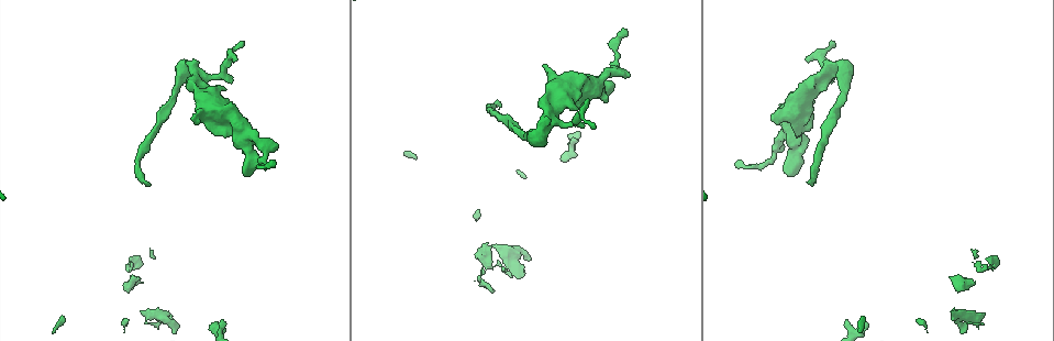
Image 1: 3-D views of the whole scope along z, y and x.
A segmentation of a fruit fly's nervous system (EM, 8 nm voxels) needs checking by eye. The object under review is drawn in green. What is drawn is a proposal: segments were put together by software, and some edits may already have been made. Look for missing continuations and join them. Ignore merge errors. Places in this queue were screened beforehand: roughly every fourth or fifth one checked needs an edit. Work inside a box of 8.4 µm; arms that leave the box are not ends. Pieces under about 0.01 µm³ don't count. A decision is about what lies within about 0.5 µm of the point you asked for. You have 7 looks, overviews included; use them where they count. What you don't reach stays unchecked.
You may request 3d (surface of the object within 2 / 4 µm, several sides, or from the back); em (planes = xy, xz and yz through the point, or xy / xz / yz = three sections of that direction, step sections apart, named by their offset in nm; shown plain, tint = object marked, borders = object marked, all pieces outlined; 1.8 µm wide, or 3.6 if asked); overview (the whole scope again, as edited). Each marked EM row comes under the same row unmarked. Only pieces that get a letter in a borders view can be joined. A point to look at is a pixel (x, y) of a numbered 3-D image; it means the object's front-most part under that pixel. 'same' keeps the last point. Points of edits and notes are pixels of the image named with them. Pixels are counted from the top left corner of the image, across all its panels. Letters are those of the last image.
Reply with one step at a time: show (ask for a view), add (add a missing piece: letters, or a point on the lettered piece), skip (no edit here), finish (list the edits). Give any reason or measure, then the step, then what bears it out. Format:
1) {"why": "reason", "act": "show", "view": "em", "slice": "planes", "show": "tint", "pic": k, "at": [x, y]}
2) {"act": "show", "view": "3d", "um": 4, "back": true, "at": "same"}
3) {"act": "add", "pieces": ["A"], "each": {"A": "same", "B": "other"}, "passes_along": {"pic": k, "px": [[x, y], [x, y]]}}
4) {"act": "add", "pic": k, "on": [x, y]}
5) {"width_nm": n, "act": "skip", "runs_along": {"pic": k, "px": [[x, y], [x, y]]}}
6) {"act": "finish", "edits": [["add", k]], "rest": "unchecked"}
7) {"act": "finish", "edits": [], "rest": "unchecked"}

{"why": "stops while still wide", "act": "show", "view": "em", "slice": "xy", "step": 8, "show": "tint", "pic": 1, "at": [247, 175]}

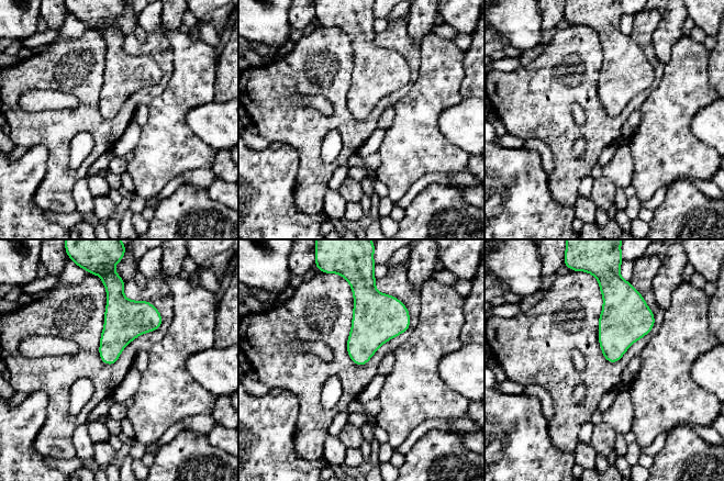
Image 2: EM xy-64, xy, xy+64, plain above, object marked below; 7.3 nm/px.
{"act": "show", "view": "em", "slice": "xy", "step": 8, "show": "borders", "at": "same"}

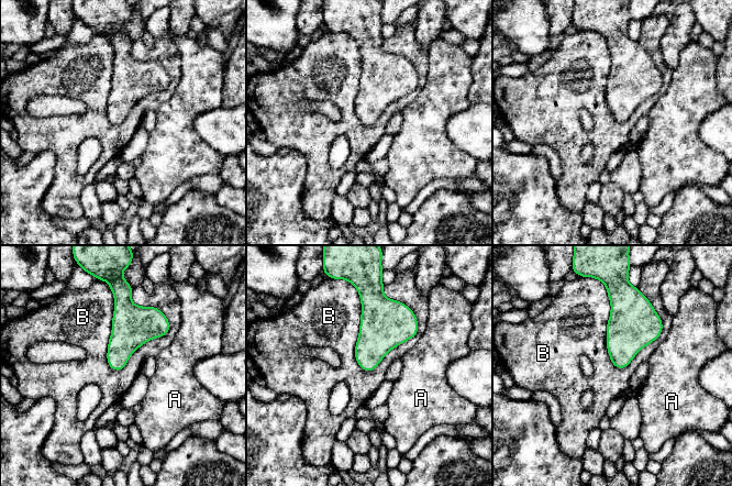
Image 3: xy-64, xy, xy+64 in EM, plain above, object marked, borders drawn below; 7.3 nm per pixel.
{"longest_contact_nm": ["B", 600], "act": "skip", "each": {"A": "other", "B": "other"}, "border": {"pic": 3, "px": [[132, 293], [169, 330], [113, 371]]}, "found": "none of them fits"}

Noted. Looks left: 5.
{"why": "branch stops here", "act": "show", "view": "em", "slice": "planes", "show": "borders", "pic": 1, "at": [544, 67]}

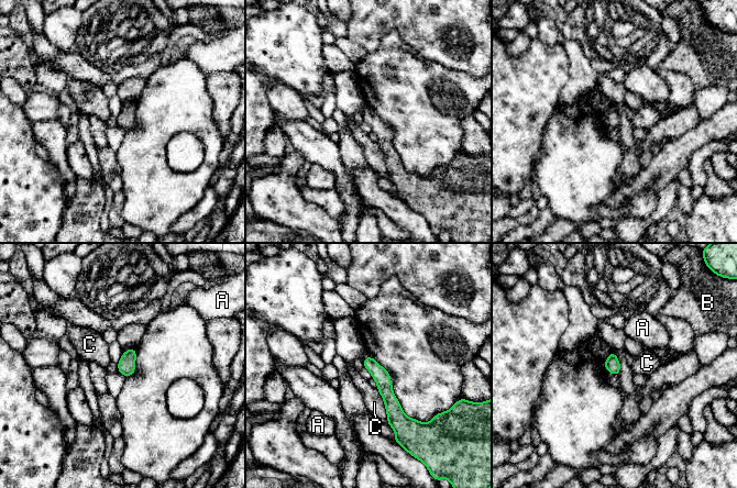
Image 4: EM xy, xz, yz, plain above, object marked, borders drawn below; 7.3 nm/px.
{"act": "skip", "each": {"A": "other", "B": "other", "C": "other"}, "runs_along": {"pic": 4, "px": [[369, 358], [403, 422]]}, "found": "no lettered piece goes on from it"}

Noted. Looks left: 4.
{"why": "free end", "act": "show", "view": "3d", "um": 4, "pic": 1, "at": [564, 162]}

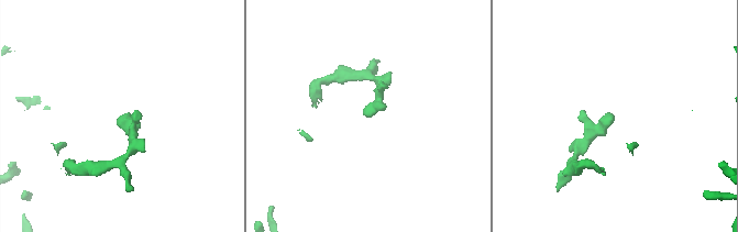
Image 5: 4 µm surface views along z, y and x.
{"act": "show", "view": "em", "slice": "planes", "show": "borders", "pic": 5, "at": [367, 116]}

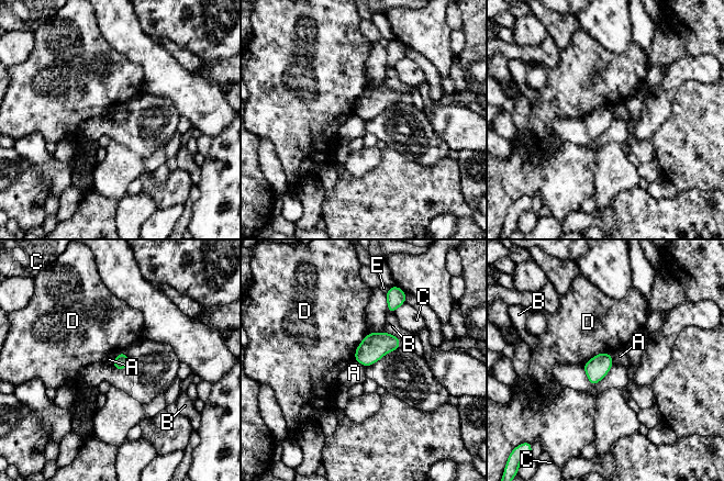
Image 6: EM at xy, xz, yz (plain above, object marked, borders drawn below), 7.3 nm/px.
{"longest_contact_nm": ["D", 220], "act": "skip", "each": {"A": "other", "B": "other", "C": "other", "D": "other", "E": "other"}, "border": {"pic": 6, "px": [[118, 354], [111, 365]]}, "found": "no lettered piece goes on from it"}

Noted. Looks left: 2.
{"act": "finish", "edits": [], "rest": "unchecked"}

